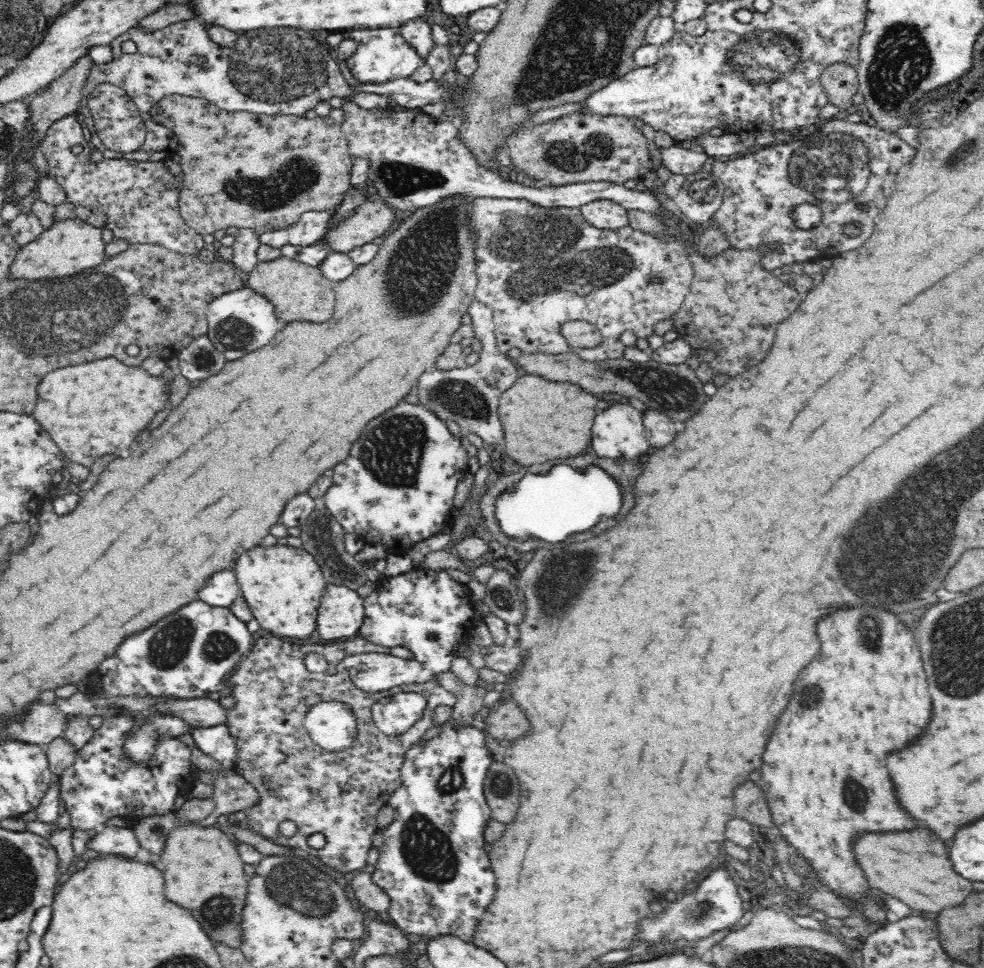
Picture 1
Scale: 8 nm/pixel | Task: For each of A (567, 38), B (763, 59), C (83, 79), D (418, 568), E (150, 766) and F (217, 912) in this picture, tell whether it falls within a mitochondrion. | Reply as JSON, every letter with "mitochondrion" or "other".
{"A":"mitochondrion","B":"mitochondrion","C":"other","D":"other","E":"other","F":"mitochondrion"}

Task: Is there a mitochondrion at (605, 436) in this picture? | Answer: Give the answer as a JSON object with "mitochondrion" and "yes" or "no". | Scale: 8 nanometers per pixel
{"mitochondrion":"no"}

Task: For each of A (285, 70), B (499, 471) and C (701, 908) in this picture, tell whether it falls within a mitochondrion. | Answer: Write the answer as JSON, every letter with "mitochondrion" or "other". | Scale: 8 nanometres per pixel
{"A":"mitochondrion","B":"other","C":"mitochondrion"}

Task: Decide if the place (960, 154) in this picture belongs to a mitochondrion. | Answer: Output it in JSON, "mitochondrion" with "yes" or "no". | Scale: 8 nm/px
{"mitochondrion":"yes"}

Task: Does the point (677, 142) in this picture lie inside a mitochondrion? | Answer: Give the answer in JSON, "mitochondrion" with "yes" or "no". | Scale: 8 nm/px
{"mitochondrion":"no"}

